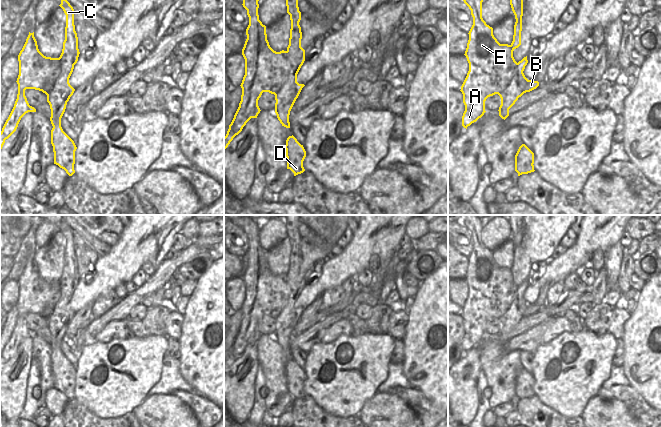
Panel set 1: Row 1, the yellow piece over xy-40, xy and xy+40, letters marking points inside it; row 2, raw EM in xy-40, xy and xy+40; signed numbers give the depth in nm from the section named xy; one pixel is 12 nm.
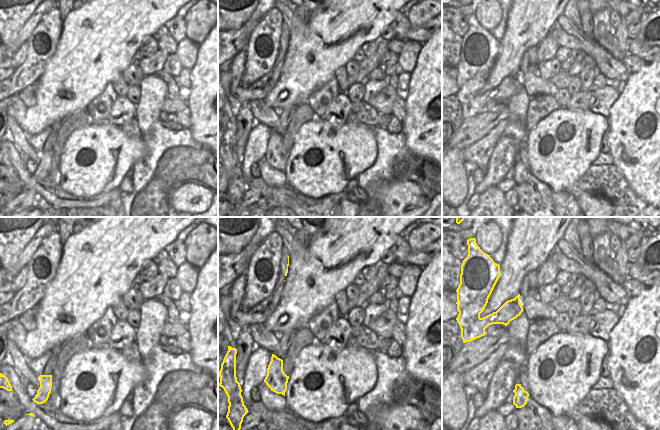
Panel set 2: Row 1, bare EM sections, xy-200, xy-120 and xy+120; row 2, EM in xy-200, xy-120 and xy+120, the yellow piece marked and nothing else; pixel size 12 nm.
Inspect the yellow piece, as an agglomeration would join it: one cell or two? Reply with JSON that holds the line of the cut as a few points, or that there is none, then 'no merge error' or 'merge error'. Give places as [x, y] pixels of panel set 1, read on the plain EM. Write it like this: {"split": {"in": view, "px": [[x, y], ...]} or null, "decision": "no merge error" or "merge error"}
{"split": {"in": "xy", "px": [[286, 275], [290, 295], [274, 306], [273, 313], [270, 316]]}, "decision": "merge error"}

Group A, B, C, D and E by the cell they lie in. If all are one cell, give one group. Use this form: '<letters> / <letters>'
A E / B C D

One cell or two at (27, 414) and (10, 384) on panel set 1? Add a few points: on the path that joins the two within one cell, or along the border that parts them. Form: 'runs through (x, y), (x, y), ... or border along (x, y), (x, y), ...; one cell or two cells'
border along (27, 384), (26, 400), (19, 416); two cells

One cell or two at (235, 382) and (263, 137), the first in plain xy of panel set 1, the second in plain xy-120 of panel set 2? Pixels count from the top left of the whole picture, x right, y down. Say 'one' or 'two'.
two

